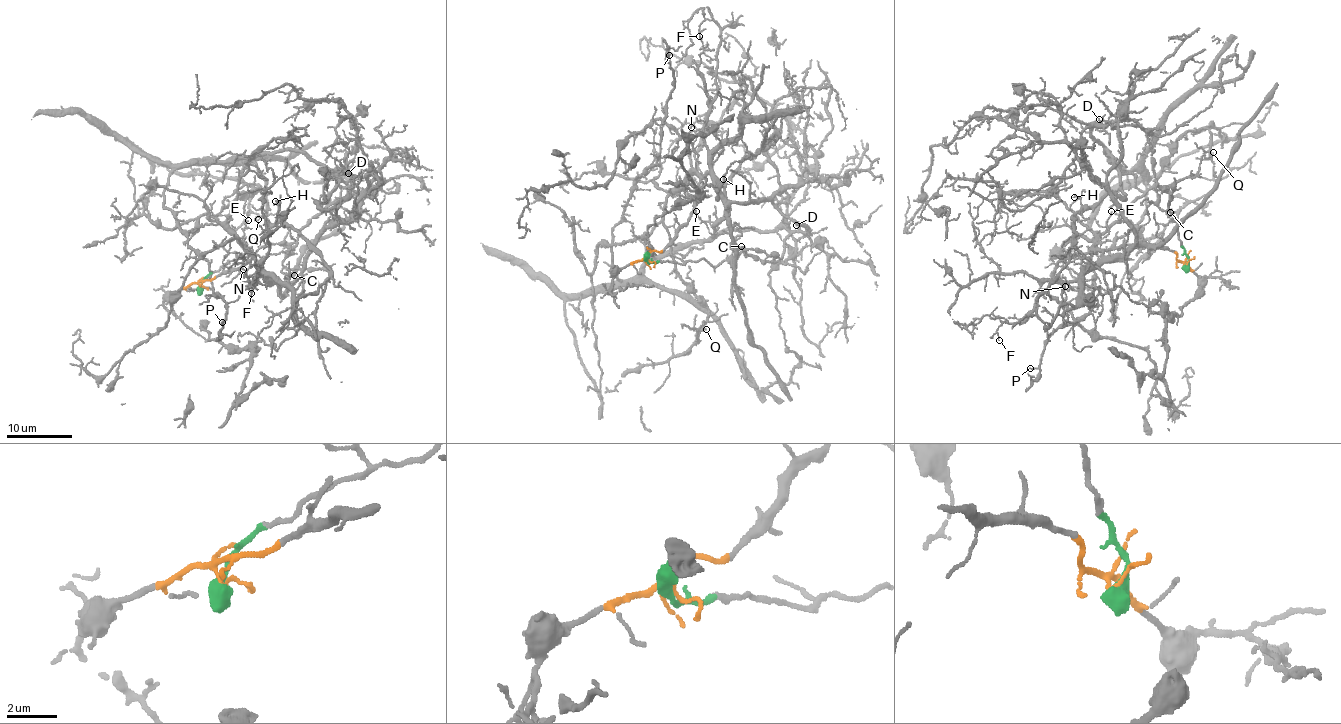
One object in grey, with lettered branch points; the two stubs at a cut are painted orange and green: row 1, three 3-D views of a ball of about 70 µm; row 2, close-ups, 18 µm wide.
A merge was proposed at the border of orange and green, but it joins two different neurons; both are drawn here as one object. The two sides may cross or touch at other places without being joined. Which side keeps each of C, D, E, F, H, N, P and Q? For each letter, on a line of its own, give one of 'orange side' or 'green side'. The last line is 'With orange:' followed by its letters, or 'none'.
C: green side
D: orange side
E: orange side
F: orange side
H: green side
N: orange side
P: green side
Q: orange side
With orange: D, E, F, N, Q

